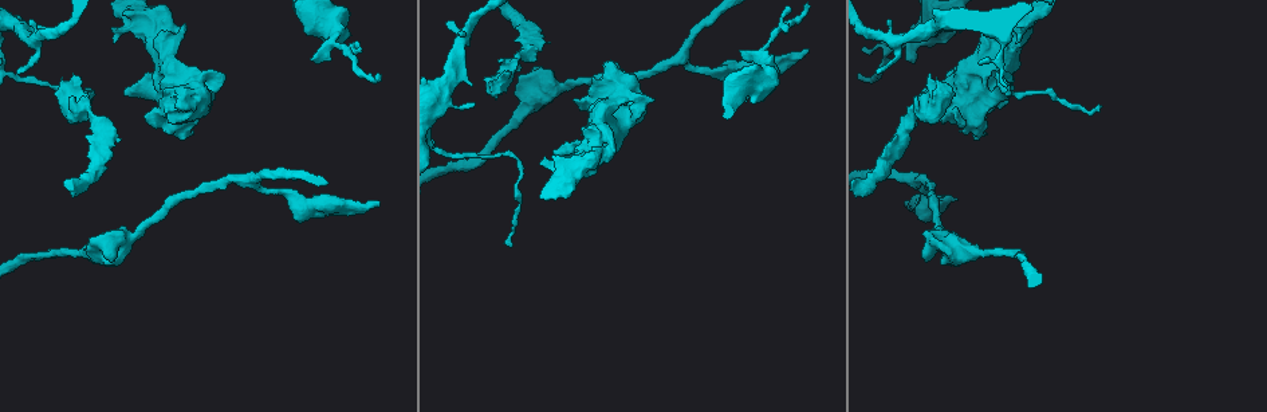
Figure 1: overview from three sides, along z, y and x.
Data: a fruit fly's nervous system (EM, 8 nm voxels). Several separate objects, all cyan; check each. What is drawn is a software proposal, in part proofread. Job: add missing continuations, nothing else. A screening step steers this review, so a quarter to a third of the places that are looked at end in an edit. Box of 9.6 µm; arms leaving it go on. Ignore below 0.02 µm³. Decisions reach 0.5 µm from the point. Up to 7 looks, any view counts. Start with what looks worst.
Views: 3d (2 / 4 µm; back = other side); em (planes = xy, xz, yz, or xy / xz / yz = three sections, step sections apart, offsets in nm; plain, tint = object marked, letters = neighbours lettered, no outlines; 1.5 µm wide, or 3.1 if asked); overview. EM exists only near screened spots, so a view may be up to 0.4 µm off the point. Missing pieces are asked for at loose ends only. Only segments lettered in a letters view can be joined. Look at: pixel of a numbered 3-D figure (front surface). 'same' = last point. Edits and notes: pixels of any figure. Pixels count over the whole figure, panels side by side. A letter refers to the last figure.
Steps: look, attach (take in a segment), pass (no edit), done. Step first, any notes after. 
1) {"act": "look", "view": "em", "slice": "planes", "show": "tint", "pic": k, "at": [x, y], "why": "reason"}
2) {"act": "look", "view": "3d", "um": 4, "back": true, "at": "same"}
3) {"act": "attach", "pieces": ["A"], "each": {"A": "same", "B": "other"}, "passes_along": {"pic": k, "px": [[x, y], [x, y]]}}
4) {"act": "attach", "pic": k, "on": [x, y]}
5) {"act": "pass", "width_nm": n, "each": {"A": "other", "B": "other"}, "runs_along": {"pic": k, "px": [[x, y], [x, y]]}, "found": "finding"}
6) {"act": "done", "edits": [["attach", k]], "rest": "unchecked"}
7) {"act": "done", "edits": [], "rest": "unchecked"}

{"act": "look", "view": "3d", "um": 4, "pic": 1, "at": [606, 64], "why": "free end"}

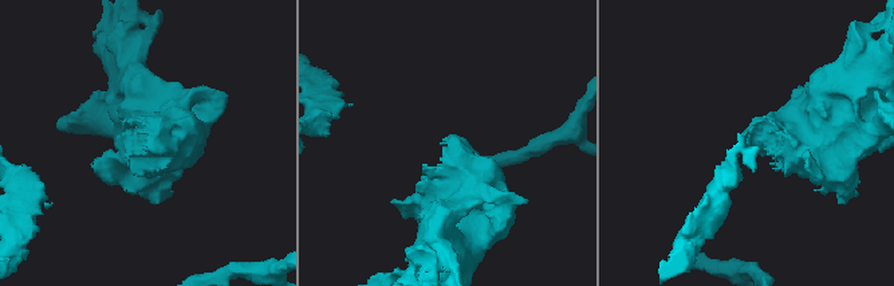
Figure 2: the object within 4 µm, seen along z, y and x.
{"act": "look", "view": "em", "slice": "planes", "show": "tint", "pic": 2, "at": [152, 152], "why": "need the tissue"}

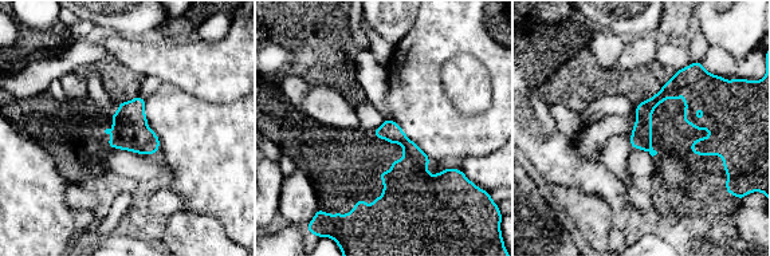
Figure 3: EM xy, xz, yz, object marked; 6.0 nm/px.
{"act": "look", "view": "em", "slice": "planes", "show": "letters", "at": "same", "why": "what lies round it"}

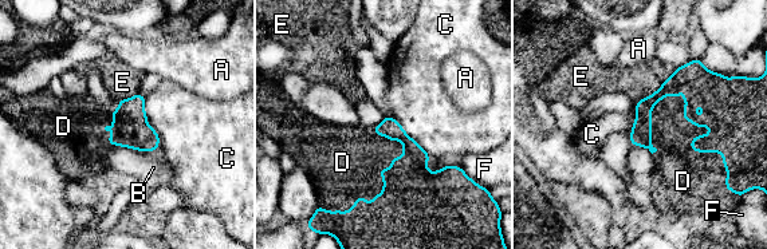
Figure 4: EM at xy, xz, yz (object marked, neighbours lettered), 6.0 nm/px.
{"act": "attach", "pieces": ["D"], "longest_contact_nm": ["D", 700], "each": {"A": "other", "B": "other", "C": "other", "D": "same", "E": "other", "F": "other"}, "passes_along": {"pic": 4, "px": [[739, 121], [700, 135], [696, 177]]}, "found": "the cell continues"}

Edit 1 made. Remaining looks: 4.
{"act": "look", "view": "overview", "why": "see it whole again"}

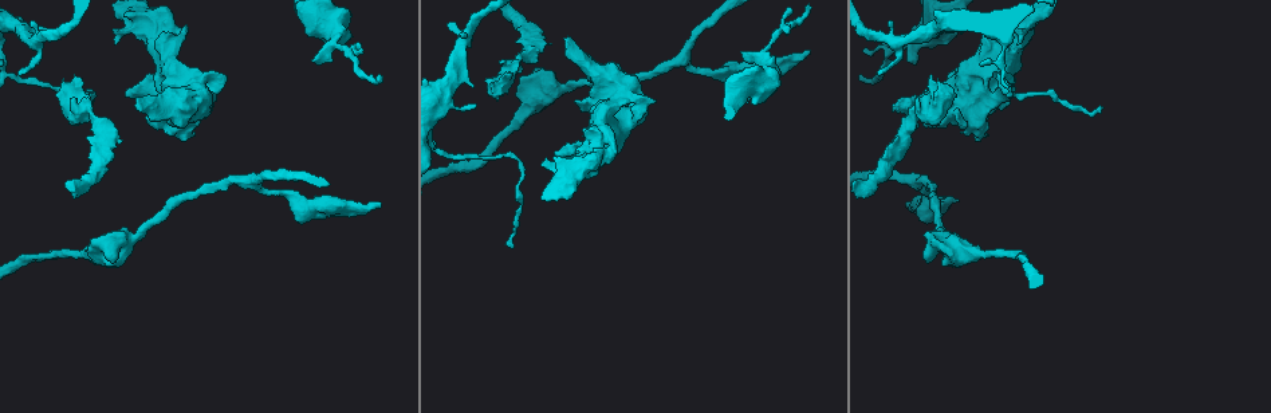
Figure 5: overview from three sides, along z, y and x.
{"act": "look", "view": "em", "slice": "xy", "step": 8, "show": "letters", "pic": 5, "at": [448, 24], "why": "free end"}

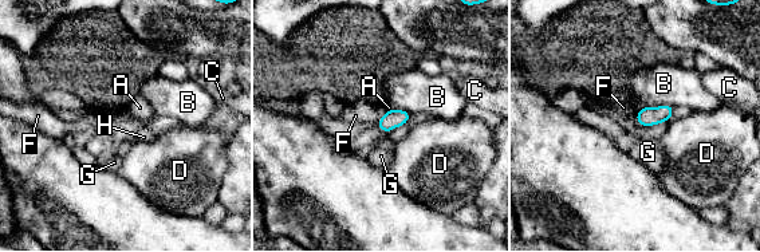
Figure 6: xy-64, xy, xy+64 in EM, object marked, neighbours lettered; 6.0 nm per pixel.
{"act": "look", "view": "em", "slice": "planes", "show": "letters", "at": "same", "why": "cut it another way"}

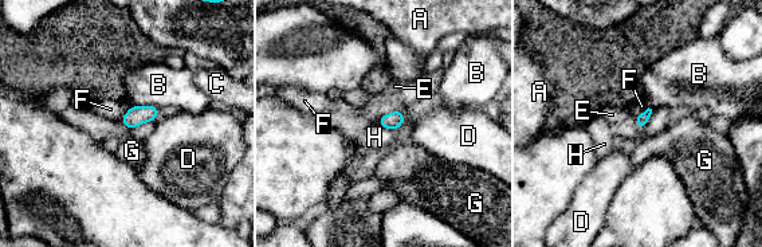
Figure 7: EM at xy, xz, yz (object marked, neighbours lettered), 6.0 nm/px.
{"act": "pass", "each": {"A": "other", "B": "other", "C": "other", "D": "other", "E": "other", "F": "other", "G": "other", "H": "other"}, "border": {"pic": 7, "px": [[130, 105], [120, 120]]}, "found": "no lettered segment goes on from it"}

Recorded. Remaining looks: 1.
{"act": "done", "edits": [["attach", 4]], "rest": "unchecked"}

